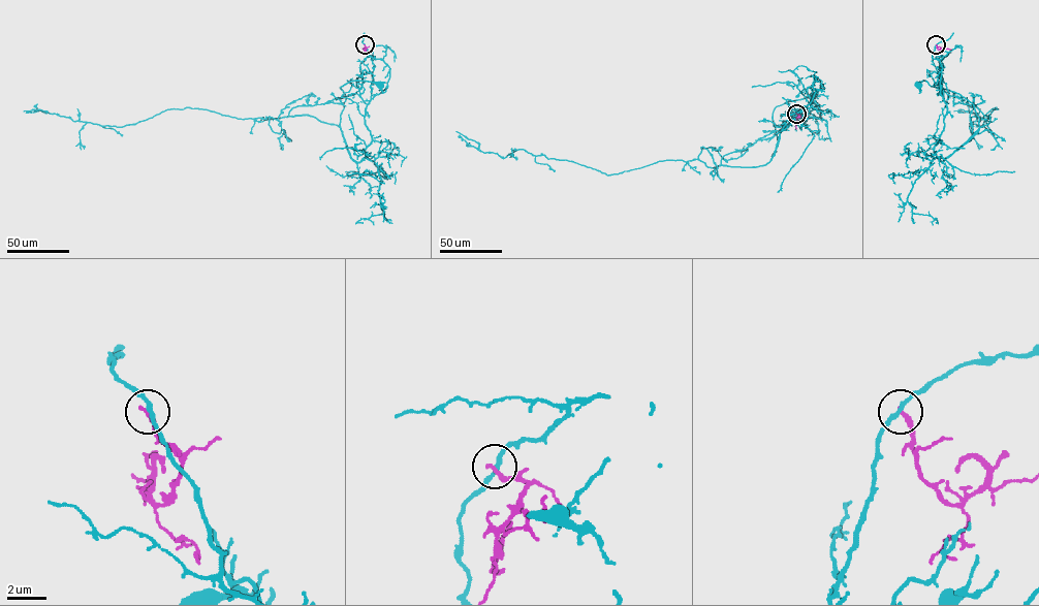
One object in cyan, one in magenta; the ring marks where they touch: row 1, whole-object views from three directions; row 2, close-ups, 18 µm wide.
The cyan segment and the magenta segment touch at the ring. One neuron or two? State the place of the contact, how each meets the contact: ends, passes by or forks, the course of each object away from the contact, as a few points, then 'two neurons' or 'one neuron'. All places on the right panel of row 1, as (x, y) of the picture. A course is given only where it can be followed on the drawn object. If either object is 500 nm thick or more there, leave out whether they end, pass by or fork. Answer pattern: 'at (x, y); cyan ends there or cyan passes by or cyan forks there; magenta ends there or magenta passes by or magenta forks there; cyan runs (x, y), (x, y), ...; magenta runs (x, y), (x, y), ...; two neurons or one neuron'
at (936, 44); cyan passes by; magenta ends there; cyan runs (936, 44), (947, 113), (934, 153), (942, 162), (979, 117), (958, 94), (917, 85); magenta runs (936, 44), (940, 51), (951, 50); two neurons

